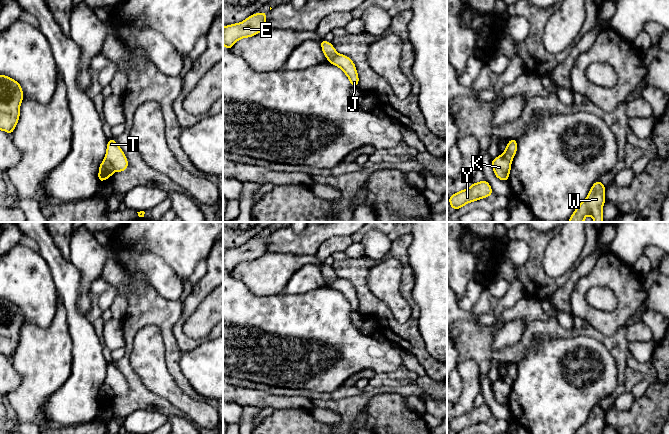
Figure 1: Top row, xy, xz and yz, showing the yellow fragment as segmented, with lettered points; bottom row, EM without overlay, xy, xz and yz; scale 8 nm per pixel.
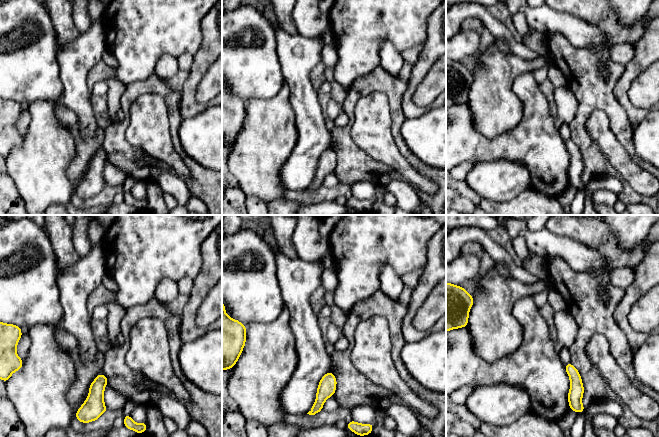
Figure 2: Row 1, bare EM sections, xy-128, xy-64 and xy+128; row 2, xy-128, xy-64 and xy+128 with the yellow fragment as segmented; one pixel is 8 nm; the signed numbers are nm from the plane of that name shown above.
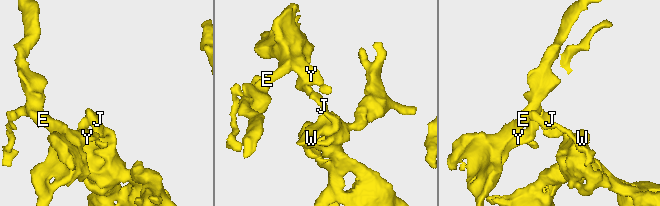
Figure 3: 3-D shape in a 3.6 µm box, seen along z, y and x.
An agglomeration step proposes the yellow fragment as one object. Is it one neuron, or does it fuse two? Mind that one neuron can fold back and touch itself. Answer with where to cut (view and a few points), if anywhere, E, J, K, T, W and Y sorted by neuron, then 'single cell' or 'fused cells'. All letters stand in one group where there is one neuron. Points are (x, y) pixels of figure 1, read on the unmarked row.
xy (105, 382), (115, 394) | E K Y / J T W | fused cells

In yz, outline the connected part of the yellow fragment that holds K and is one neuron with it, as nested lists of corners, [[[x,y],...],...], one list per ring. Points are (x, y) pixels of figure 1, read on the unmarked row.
[[[503,379],[497,380],[491,385],[495,400],[502,404],[508,405],[509,397],[511,394],[511,386]]]

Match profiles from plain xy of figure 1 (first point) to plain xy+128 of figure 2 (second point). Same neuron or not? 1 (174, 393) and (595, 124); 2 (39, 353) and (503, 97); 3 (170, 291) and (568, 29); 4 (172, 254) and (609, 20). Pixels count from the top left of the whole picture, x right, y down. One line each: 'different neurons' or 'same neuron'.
1: same neuron
2: same neuron
3: same neuron
4: different neurons

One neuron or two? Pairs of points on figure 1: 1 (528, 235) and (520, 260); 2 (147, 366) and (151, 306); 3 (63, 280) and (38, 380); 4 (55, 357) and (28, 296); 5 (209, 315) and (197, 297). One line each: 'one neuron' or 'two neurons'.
1: two neurons
2: two neurons
3: two neurons
4: two neurons
5: two neurons

